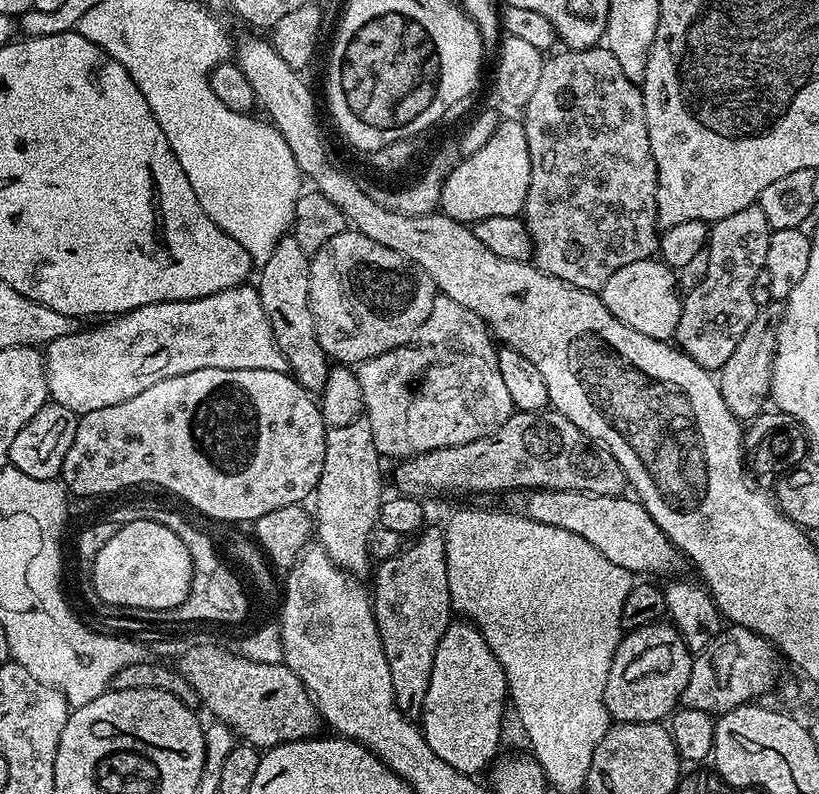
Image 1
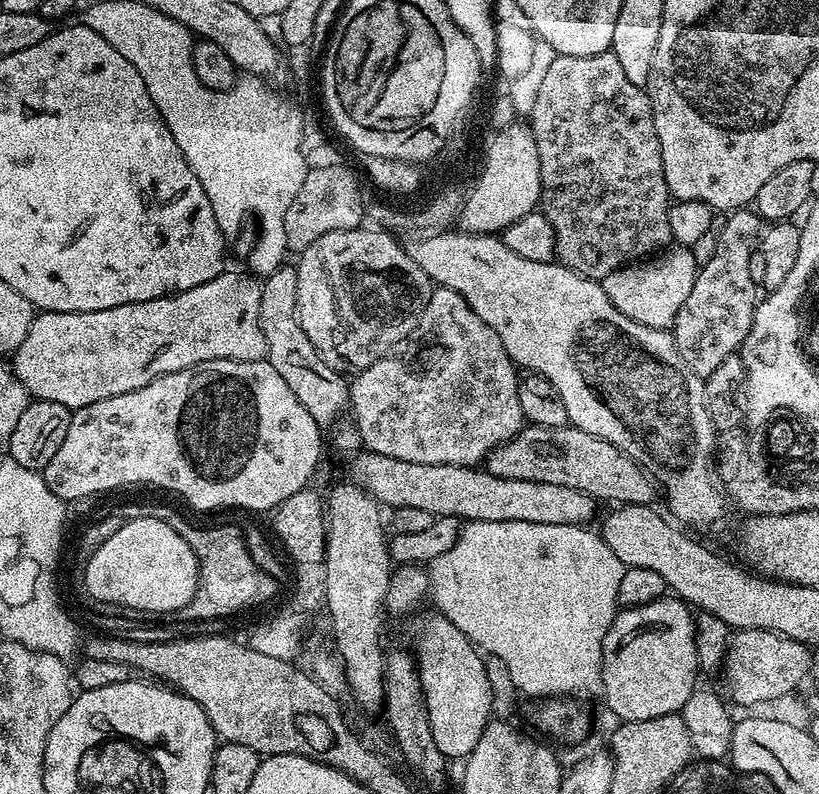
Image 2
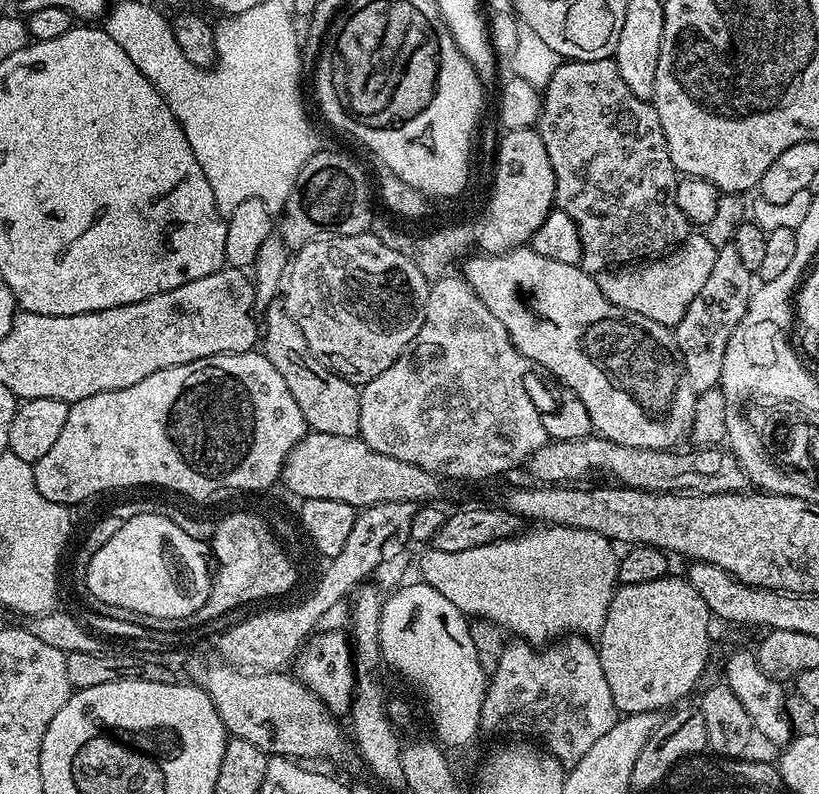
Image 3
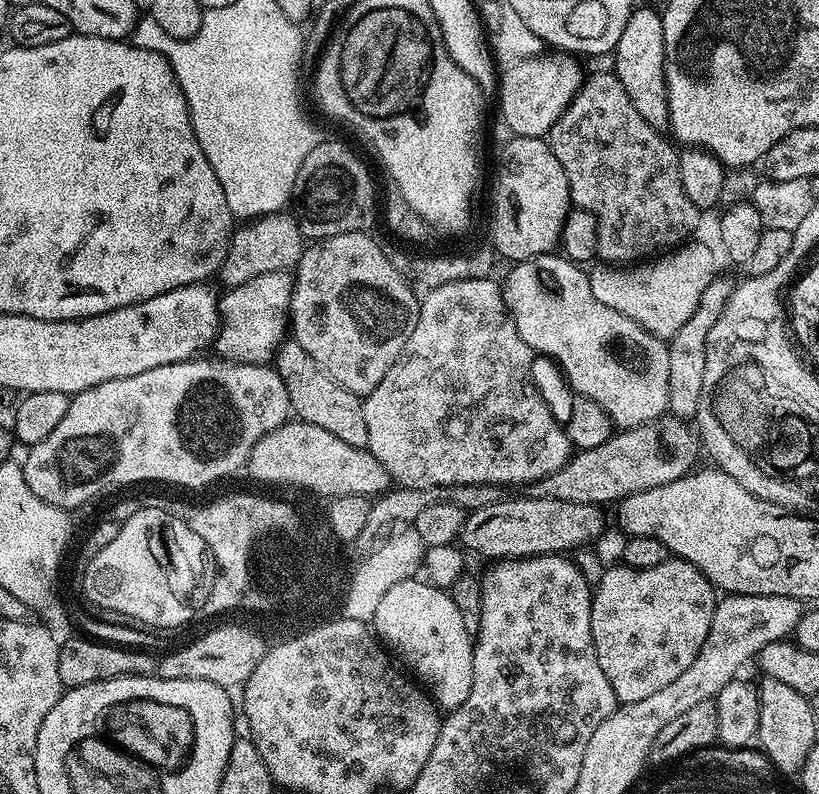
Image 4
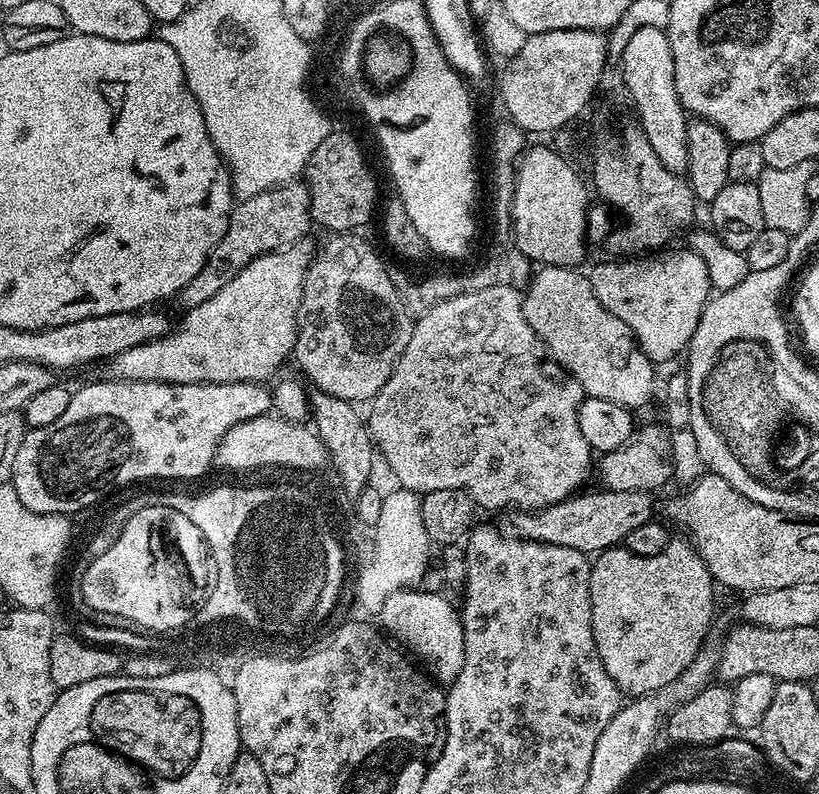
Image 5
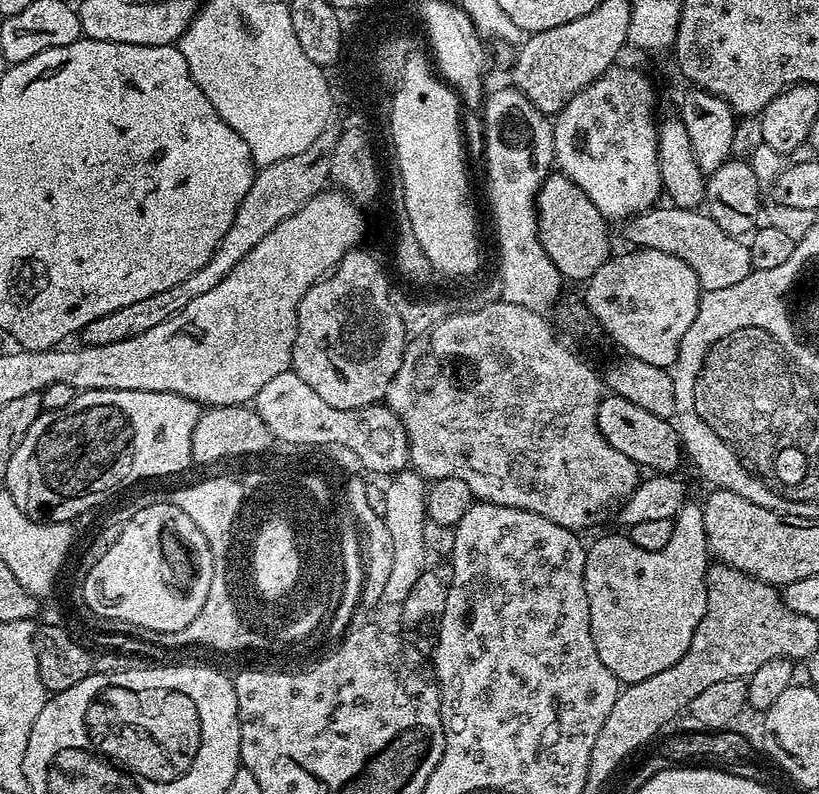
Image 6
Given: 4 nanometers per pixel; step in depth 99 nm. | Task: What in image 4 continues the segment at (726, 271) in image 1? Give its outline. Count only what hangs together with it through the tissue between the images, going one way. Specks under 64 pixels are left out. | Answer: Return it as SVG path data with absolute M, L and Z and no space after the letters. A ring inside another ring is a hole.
M718 274L710 282L710 286L706 286L706 291L702 293L702 298L698 302L698 310L694 310L694 314L690 314L690 318L682 325L682 330L678 330L678 334L674 334L667 341L668 353L670 354L670 394L668 395L668 407L676 416L681 418L691 417L698 409L702 407L702 390L704 389L704 375L706 374L706 350L704 347L708 345L710 338L710 330L714 330L714 322L718 322L718 318L724 315L724 307L728 305L734 291L734 280L724 274Z

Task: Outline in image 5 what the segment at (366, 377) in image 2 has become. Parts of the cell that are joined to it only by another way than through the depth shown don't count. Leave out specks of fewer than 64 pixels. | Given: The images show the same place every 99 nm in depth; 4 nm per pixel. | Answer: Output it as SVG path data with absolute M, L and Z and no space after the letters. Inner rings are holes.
M512 284L489 286L482 290L474 290L473 293L458 294L457 297L447 298L445 301L440 301L432 309L426 310L424 314L412 325L412 333L410 334L410 342L406 342L406 350L402 350L402 354L398 358L398 362L394 366L394 370L390 374L390 378L386 382L386 386L382 386L382 390L378 390L378 394L373 396L370 401L368 416L366 412L366 423L368 425L368 432L372 436L373 445L384 455L384 460L388 463L390 471L396 475L396 484L399 487L406 488L417 494L426 492L433 492L434 490L446 490L447 488L461 488L462 491L468 492L472 496L472 501L476 503L481 509L484 508L510 508L509 510L531 510L533 508L545 508L546 506L554 506L558 502L567 500L569 497L577 495L585 487L584 484L588 480L588 475L593 475L594 472L594 453L590 445L586 442L586 437L582 434L582 430L578 430L578 406L586 399L584 392L580 389L580 383L577 380L568 378L565 379L565 384L559 384L556 380L551 380L550 377L544 373L544 368L540 365L540 352L542 356L542 345L536 339L534 330L530 326L530 322L526 322L524 317L524 302L519 291L515 292L515 287Z

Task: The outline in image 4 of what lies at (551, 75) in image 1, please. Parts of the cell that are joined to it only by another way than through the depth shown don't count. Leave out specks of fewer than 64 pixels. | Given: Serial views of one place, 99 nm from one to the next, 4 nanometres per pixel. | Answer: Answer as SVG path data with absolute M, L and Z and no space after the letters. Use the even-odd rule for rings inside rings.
M615 71L585 75L584 83L570 106L548 131L548 145L554 150L554 158L562 162L562 170L566 170L573 205L594 214L596 256L601 261L628 266L655 257L661 250L685 243L691 237L688 235L699 226L702 209L686 198L686 190L682 190L682 178L678 174L680 157L677 149L672 149L673 141L664 135L661 129L650 126L650 122L638 114L630 94L626 94L622 82L618 82Z

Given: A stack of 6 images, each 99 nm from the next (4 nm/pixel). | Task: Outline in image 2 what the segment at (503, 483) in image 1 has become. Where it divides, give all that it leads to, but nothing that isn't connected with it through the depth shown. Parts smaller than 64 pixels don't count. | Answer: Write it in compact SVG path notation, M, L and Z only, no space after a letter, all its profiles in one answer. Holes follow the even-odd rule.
M533 424L520 429L518 435L500 444L488 455L486 470L498 478L518 478L522 482L550 482L554 486L570 486L582 490L593 501L609 500L609 505L647 504L658 496L658 485L639 464L626 453L610 446L594 434L565 426L547 428Z

